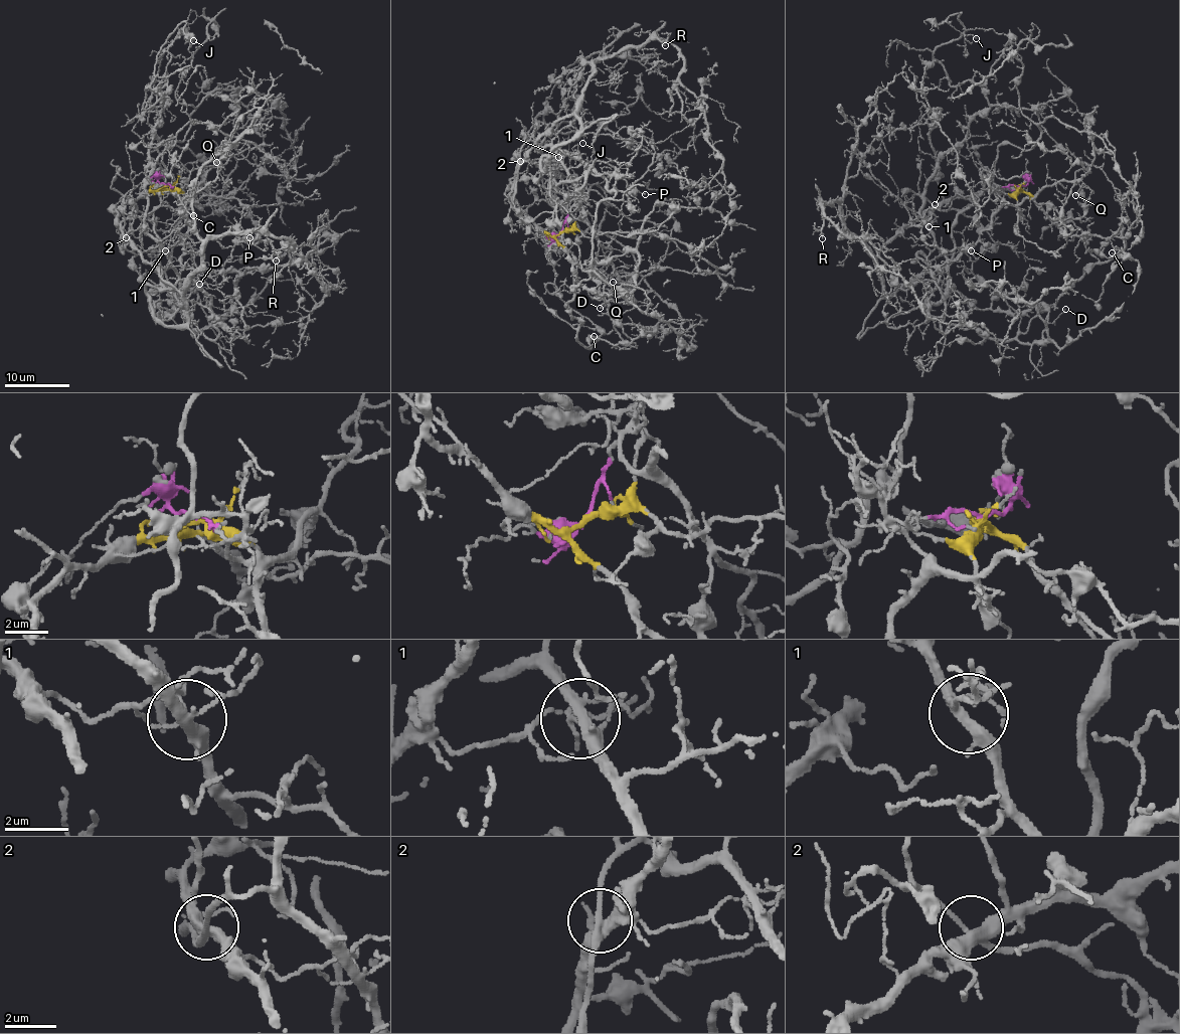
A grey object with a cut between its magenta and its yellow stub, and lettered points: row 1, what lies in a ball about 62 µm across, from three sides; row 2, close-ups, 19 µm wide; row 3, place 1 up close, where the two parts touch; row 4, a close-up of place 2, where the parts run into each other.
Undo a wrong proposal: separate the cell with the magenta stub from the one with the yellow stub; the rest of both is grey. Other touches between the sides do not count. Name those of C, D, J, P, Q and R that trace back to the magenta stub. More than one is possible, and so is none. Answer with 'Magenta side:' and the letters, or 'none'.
Magenta side: J, P, Q

